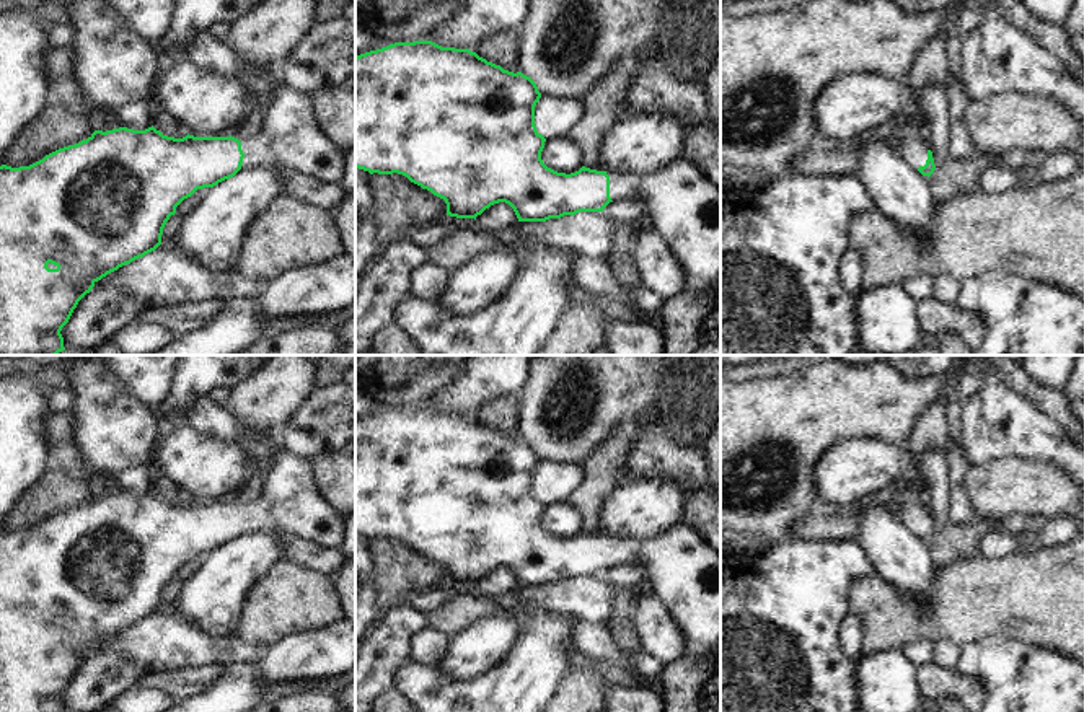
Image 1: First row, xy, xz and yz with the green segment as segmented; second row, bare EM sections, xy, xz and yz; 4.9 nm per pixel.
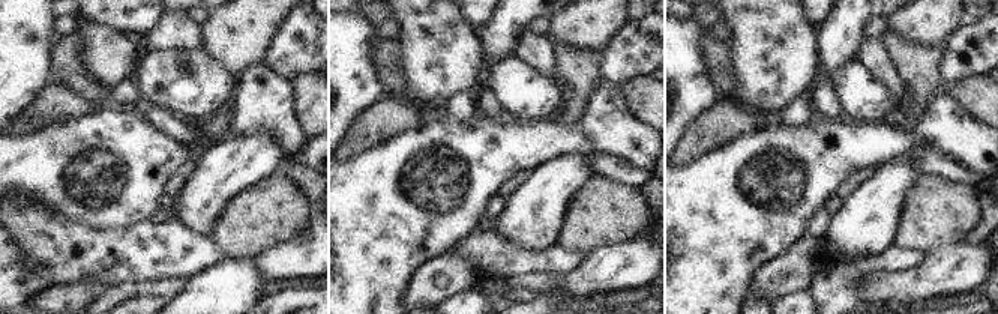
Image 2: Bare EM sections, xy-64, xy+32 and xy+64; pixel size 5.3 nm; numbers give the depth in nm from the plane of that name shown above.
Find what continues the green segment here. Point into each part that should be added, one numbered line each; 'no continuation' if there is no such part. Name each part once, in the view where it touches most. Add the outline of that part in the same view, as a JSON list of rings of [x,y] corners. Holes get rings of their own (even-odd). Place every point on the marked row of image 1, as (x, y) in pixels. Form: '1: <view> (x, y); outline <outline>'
1: xz (678, 202); outline [[[685,158],[654,173],[610,174],[610,197],[642,207],[642,225],[660,235],[683,266],[686,288],[706,292],[720,279],[720,189]]]

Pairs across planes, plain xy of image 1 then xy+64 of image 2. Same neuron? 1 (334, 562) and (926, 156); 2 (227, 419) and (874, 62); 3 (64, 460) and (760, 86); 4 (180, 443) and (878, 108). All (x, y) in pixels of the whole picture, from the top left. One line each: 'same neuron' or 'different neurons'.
1: same neuron
2: same neuron
3: different neurons
4: same neuron

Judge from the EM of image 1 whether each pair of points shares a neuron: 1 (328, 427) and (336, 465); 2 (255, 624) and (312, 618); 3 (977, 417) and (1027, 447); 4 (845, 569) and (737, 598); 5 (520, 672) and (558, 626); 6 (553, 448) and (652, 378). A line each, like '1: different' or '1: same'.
1: different
2: same
3: same
4: same
5: same
6: same

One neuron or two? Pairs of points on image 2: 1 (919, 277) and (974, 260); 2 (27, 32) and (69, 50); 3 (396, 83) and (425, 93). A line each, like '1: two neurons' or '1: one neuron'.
1: one neuron
2: two neurons
3: two neurons

